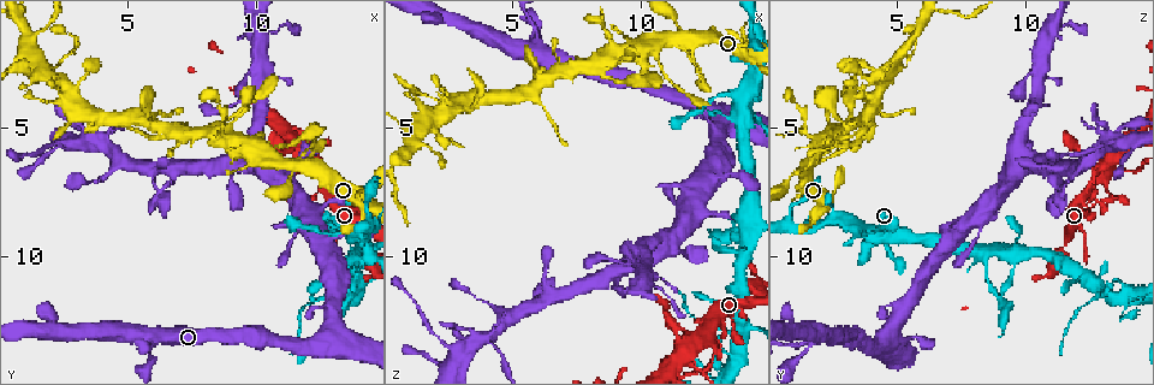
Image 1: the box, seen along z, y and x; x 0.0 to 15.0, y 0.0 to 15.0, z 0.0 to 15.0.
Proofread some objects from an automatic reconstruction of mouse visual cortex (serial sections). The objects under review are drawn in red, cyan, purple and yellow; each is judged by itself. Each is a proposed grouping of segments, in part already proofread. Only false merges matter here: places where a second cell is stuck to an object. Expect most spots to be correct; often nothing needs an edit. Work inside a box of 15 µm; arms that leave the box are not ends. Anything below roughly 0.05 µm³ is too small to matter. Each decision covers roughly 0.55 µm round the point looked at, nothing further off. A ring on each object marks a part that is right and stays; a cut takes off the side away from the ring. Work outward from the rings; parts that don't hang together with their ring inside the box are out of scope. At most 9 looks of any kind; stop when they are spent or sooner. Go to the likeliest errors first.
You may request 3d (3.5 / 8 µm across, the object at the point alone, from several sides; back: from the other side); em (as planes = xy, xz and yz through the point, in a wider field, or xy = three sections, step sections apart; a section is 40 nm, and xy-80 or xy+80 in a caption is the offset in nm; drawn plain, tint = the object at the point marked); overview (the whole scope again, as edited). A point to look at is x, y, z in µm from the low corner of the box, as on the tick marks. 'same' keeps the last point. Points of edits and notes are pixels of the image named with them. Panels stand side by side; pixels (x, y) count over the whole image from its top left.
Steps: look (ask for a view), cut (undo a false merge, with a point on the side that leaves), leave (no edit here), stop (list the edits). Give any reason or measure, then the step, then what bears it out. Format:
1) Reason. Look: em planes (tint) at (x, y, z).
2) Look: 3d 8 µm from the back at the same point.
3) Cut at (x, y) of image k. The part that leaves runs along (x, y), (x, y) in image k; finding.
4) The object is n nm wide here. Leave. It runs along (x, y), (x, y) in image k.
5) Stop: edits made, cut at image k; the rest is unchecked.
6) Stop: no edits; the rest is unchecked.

Sudden change in width. Look: 3d 3.5 µm at (14.4, 8.2, 2.0).

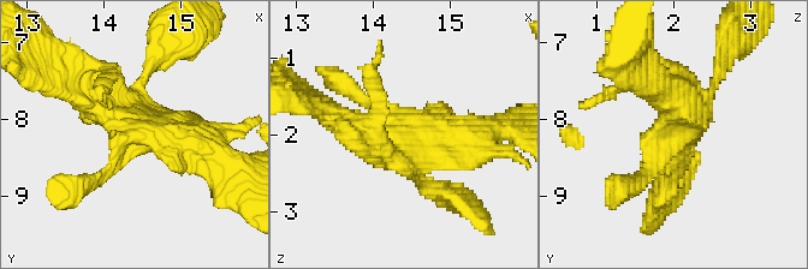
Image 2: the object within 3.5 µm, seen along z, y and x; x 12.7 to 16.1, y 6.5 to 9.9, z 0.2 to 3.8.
Leave. It runs along (665, 85), (687, 114), (637, 177) in image 2; one cell here.

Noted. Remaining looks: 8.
A narrow waist. Look: 3d 3.5 µm at (13.8, 11.3, 12.9).

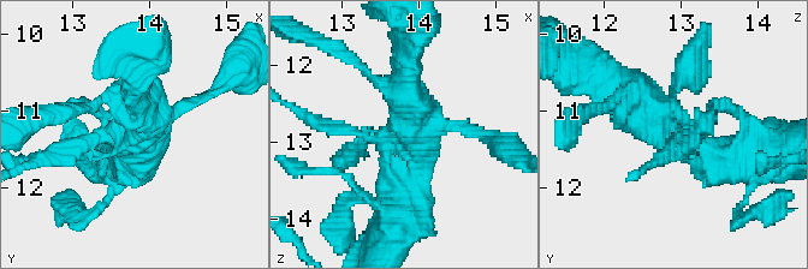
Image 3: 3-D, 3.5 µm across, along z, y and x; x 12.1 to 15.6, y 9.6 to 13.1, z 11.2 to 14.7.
Look: em xy step 5 (tint) at (13.80, 11.30, 12.90).

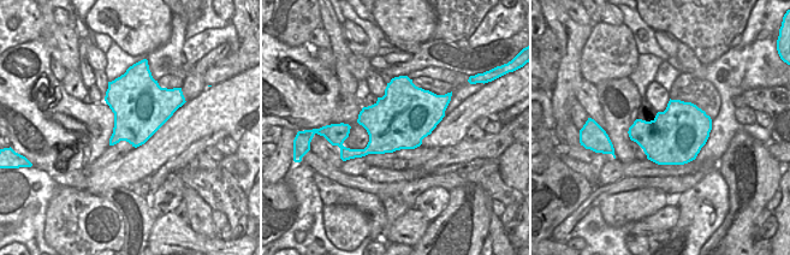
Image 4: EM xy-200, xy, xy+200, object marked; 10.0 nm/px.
Cut at (315, 119) of image 3. The part that leaves runs along (360, 135), (319, 125), (304, 115) in image 3; a second cell is stuck on.

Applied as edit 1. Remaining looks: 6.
Look: overview.

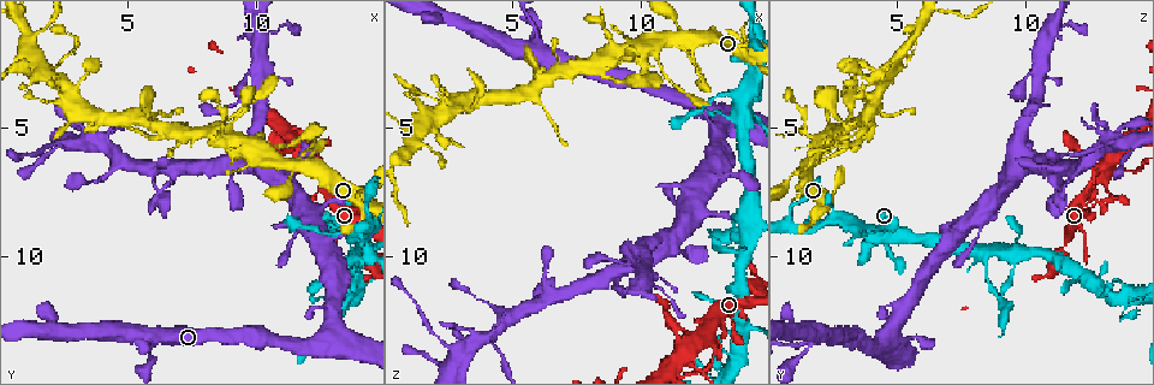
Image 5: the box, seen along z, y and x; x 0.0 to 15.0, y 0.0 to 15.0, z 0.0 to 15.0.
Abrupt turn. Look: 3d 8 µm at (11.5, 5.9, 13.4).

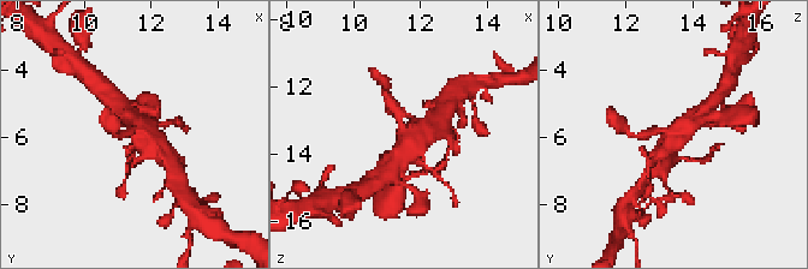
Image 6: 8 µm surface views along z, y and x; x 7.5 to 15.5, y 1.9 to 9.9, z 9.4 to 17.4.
Look: 3d 3.5 µm at (11.5, 5.8, 13.4).

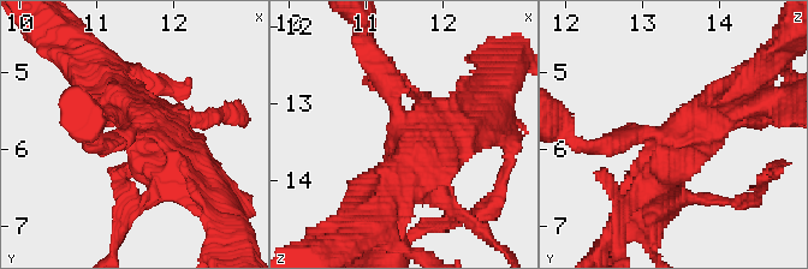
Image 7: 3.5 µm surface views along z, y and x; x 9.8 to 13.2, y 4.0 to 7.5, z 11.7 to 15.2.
Need the tissue. Look: em xy step 2 (tint) at (11.55, 5.85, 13.40).

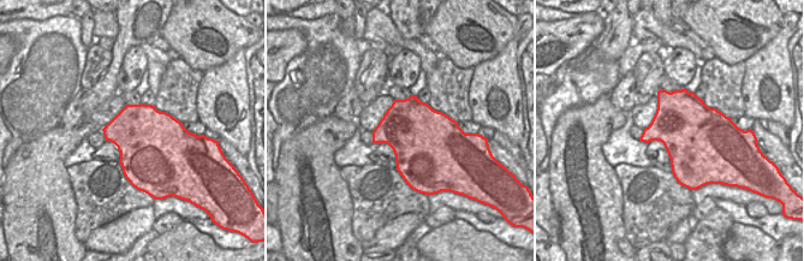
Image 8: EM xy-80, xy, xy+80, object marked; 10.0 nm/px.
Leave. It runs along (205, 196), (116, 93) in image 7; continuous, no second cell.

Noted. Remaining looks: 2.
Branch point. Look: 3d 3.5 µm at (10.1, 4.0, 10.3).

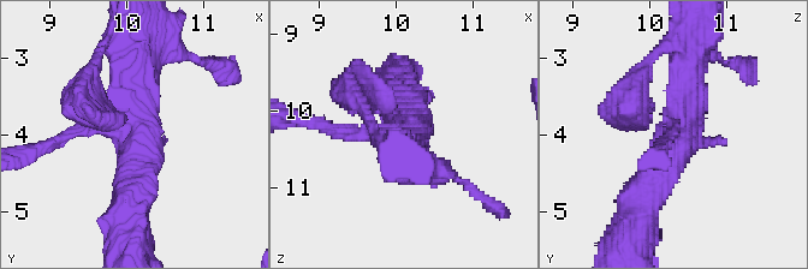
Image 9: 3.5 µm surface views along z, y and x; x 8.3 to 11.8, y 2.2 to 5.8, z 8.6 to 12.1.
Look: em xy step 1 (tint) at (10.10, 3.90, 10.40).

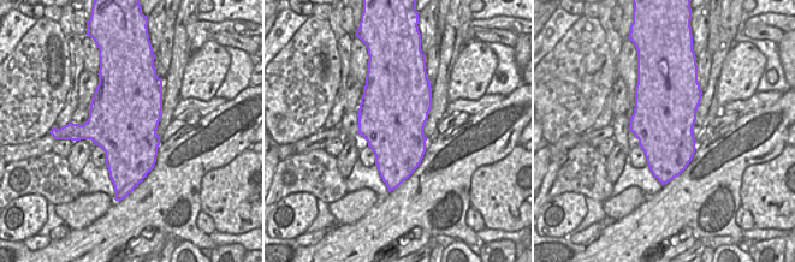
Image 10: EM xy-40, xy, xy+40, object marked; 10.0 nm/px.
Leave. It runs along (642, 190), (679, 135), (694, 42) in image 9; one cell here.

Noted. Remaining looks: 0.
Stop: edits made, cut at image 3; the rest is unchecked.

